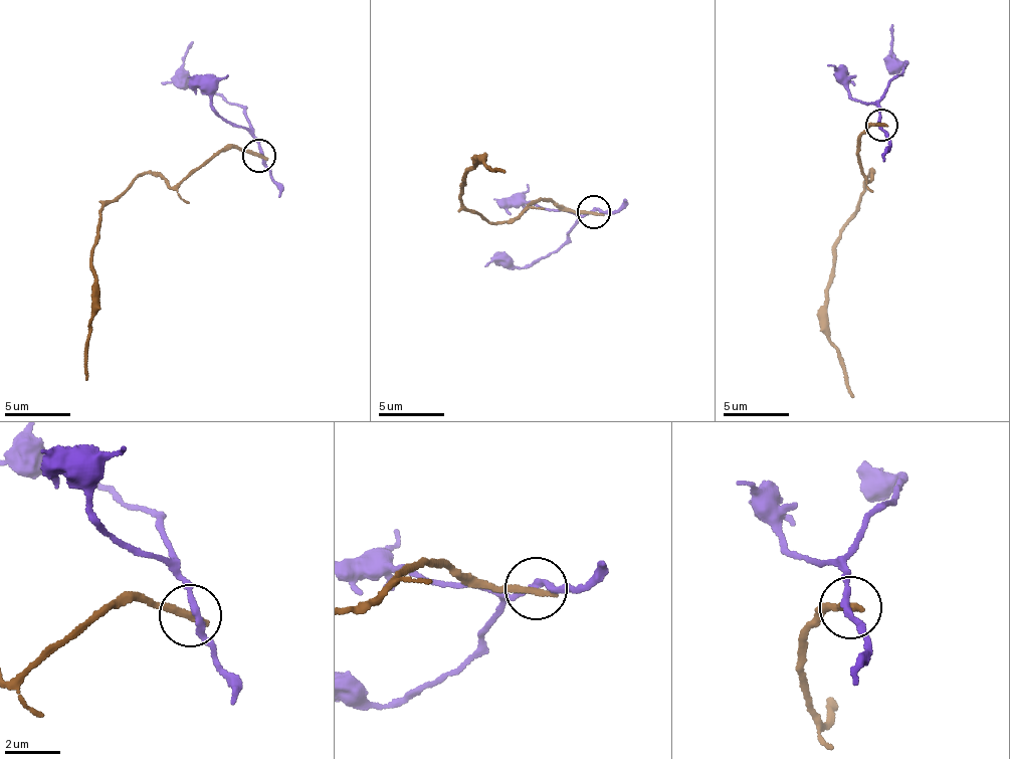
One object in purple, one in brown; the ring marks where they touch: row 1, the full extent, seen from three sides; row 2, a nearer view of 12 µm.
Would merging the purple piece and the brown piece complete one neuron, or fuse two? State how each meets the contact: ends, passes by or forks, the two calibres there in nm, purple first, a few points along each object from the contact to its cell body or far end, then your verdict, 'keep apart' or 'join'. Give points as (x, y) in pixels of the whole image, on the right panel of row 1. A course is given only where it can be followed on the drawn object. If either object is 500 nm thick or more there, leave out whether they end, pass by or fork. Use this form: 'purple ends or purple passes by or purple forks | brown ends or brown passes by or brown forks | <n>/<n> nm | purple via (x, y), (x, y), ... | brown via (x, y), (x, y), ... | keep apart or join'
purple passes by | brown ends | 200/300 nm | purple via (878, 124), (879, 97), (905, 63), (891, 55), (891, 24) | brown via (881, 124), (867, 129), (856, 154), (867, 180), (873, 173), (844, 221), (830, 278), (828, 335), (853, 398) | keep apart

